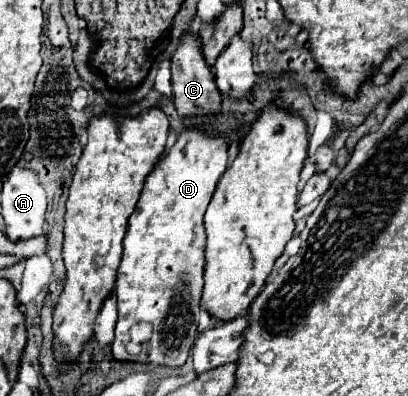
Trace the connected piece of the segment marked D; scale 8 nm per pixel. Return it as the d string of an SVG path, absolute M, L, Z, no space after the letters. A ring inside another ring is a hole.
M185 129L171 151L161 157L147 175L137 209L129 217L123 259L117 271L115 297L119 319L111 345L115 361L155 363L165 367L181 367L187 361L189 349L197 337L199 299L203 289L203 215L225 169L225 139L213 137L203 129ZM139 323L149 323L153 333L137 354L127 350L127 343L131 341L131 327Z

